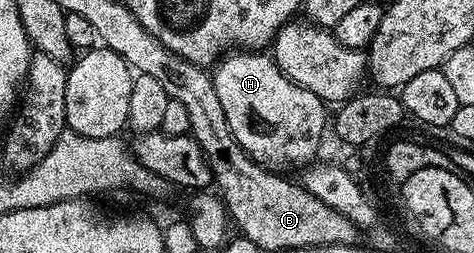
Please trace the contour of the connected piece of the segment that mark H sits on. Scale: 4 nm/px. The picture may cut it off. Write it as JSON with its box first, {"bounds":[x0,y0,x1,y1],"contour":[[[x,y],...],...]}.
{"bounds":[212,49,328,169],"contour":[[[245,49],[235,50],[233,53],[227,53],[219,58],[216,66],[212,71],[214,88],[220,97],[220,106],[224,108],[224,117],[228,117],[228,129],[232,129],[232,137],[236,137],[236,141],[241,145],[256,162],[264,167],[271,169],[286,169],[282,167],[298,167],[309,164],[315,158],[314,155],[318,151],[318,146],[322,143],[322,134],[328,131],[328,115],[326,119],[327,104],[323,103],[320,97],[316,97],[316,93],[312,93],[308,89],[304,89],[300,85],[293,83],[281,69],[274,64],[273,58],[266,53],[251,53]]]}

